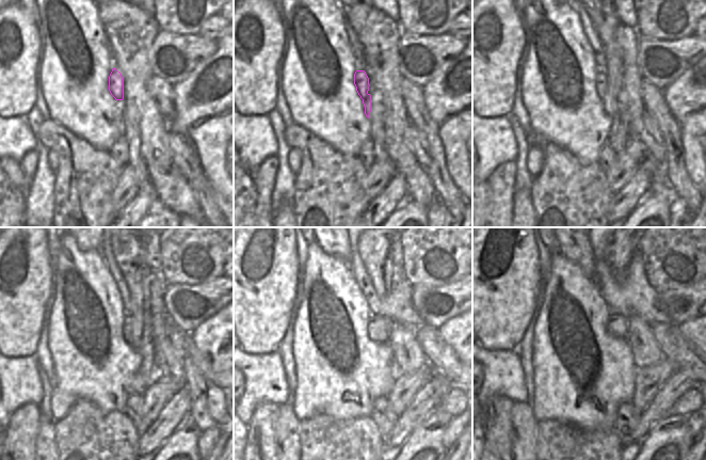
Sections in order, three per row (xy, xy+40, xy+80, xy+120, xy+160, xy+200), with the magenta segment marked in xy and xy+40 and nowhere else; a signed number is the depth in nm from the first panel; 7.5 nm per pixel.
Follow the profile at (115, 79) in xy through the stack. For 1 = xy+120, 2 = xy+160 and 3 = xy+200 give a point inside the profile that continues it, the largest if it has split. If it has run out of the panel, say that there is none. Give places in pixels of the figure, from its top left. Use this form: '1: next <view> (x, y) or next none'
1: next xy+120 (132, 332)
2: next xy+160 (379, 328)
3: next xy+200 (618, 326)

